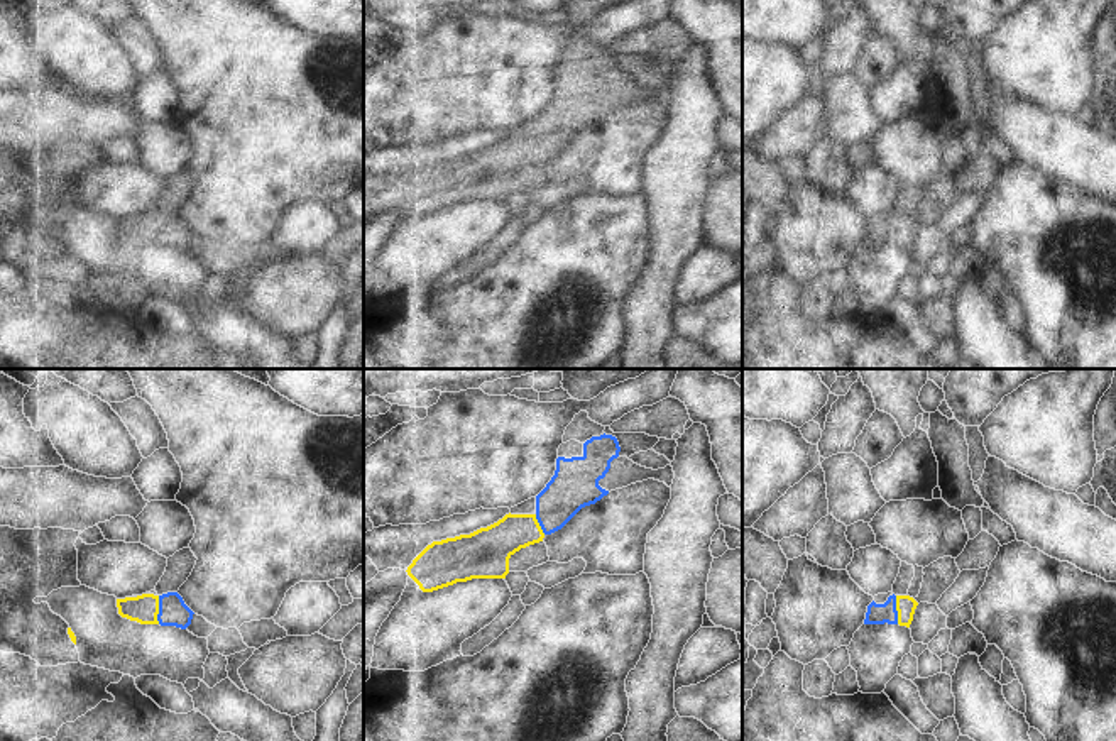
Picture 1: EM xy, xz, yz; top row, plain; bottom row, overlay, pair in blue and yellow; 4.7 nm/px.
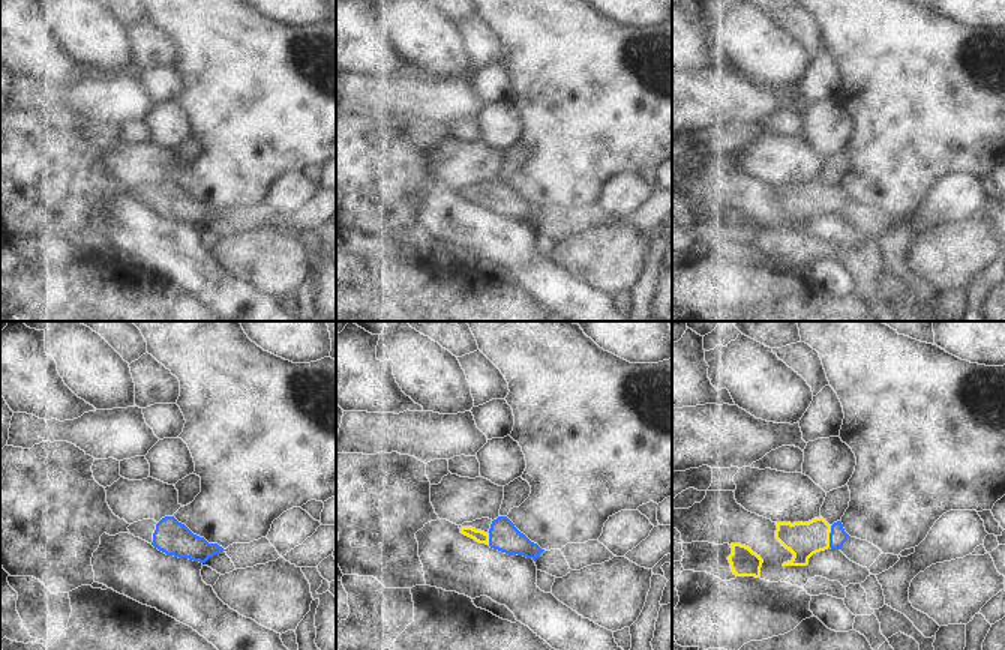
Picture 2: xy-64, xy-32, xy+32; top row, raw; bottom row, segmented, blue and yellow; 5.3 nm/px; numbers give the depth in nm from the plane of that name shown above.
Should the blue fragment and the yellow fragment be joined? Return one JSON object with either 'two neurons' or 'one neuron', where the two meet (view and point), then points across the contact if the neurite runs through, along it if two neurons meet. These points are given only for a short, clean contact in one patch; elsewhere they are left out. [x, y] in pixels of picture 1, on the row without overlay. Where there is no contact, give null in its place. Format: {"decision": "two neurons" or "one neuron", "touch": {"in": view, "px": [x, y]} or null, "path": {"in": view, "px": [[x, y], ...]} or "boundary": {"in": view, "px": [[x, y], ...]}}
{"decision": "one neuron", "touch": {"in": "xy", "px": [159, 230]}, "path": {"in": "xy", "px": [[173, 232], [159, 230], [144, 230]]}}

